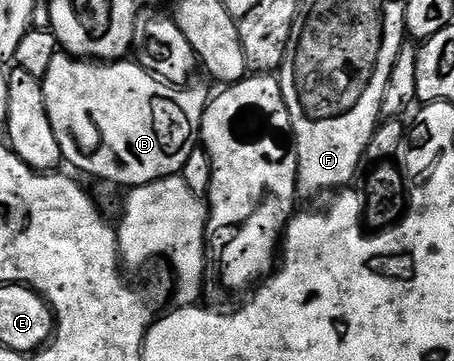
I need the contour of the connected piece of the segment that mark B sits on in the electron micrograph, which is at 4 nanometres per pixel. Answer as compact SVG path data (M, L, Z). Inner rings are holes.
M57 53L54 61L50 61L50 69L46 69L42 82L46 113L50 117L50 129L54 129L54 137L58 137L61 160L96 179L127 185L152 183L167 175L180 175L186 161L198 150L200 122L208 106L210 91L204 87L158 81L155 74L139 62L128 62L77 59L67 53Z

